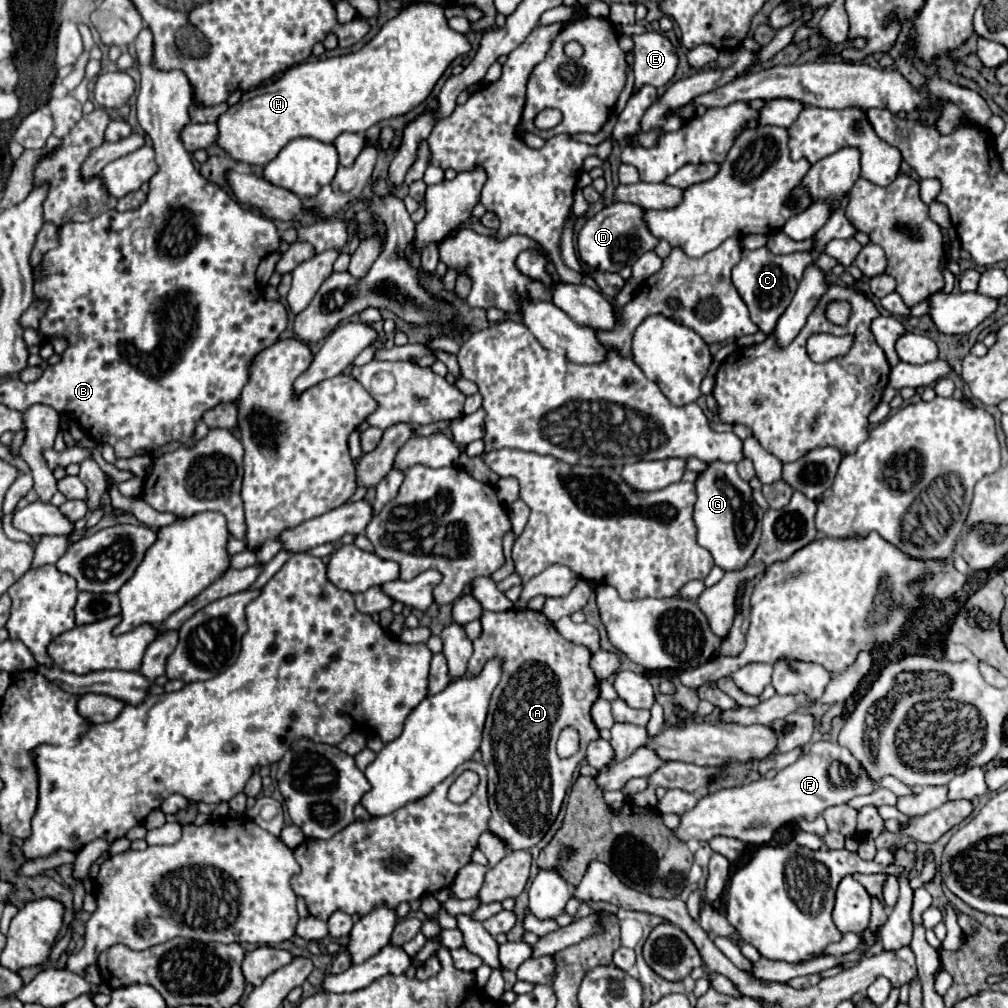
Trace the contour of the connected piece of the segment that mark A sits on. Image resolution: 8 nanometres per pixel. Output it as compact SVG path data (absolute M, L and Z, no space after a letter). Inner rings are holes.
M510 609L502 613L484 611L480 621L482 635L474 641L474 653L468 661L470 675L478 675L478 663L486 663L492 657L504 659L502 679L492 693L480 745L480 753L488 769L488 801L492 809L488 829L502 837L512 851L530 849L546 835L554 823L572 783L572 773L586 757L586 745L600 737L590 717L590 709L600 693L600 681L590 667L592 653L584 645L576 645L564 639L544 613L530 609ZM566 727L574 727L580 733L580 751L568 759L562 759L556 753L556 741Z

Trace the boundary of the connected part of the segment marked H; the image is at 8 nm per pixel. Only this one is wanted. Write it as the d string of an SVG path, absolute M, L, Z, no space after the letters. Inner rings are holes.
M410 3L394 19L390 19L378 31L378 35L370 43L366 43L360 51L340 57L330 57L324 61L318 59L318 61L300 63L296 67L290 67L280 79L256 87L252 91L246 91L236 105L232 105L224 115L220 115L218 119L220 133L216 143L236 161L250 165L266 165L280 153L282 147L286 147L290 141L298 137L312 137L324 143L332 143L344 131L362 135L366 133L368 127L384 119L400 117L416 109L430 95L432 87L448 69L448 65L458 55L466 55L470 49L472 45L468 37L448 27L444 9L440 5Z

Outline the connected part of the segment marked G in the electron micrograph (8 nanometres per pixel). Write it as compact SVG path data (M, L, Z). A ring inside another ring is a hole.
M708 463L696 477L694 523L698 527L698 543L706 547L714 563L724 571L740 569L752 557L762 535L764 511L752 499L752 487L740 479L736 463Z

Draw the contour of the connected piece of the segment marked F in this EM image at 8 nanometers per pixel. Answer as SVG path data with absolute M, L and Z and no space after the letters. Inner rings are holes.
M818 741L810 745L796 763L780 769L772 779L762 777L754 783L720 789L702 797L692 811L680 817L680 827L674 833L684 841L710 841L724 835L760 847L770 843L780 827L800 819L814 821L824 809L848 803L852 797L866 795L872 789L872 781L864 775L864 771L860 771L860 763L846 747L830 741Z

